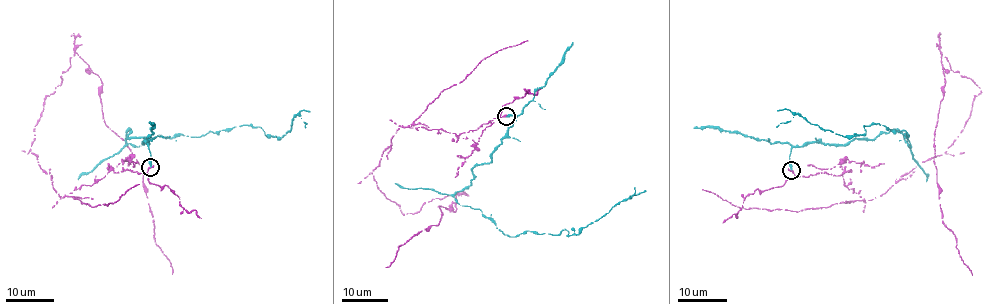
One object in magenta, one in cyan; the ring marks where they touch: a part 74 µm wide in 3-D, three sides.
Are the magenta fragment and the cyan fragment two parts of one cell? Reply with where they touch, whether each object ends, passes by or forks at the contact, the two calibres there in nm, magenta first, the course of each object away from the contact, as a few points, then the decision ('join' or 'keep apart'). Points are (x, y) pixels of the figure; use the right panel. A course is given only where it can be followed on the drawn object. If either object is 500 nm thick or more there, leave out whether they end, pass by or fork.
place (791, 170); magenta ends; cyan ends; calibres 360 and 360 nm; course magenta (791, 170), (843, 173), (865, 201), (946, 151), (981, 90), (941, 53), (936, 182), (942, 223), (972, 275); course cyan (791, 170), (811, 143), (909, 135), (872, 123), (845, 136), (797, 114), (776, 127); keep apart

